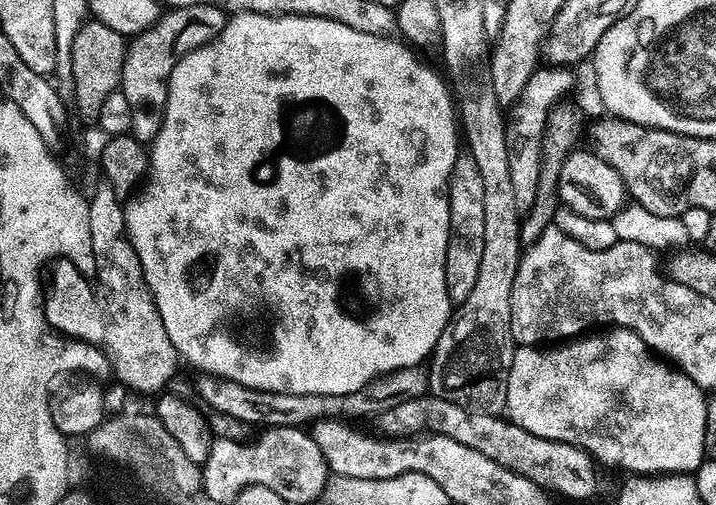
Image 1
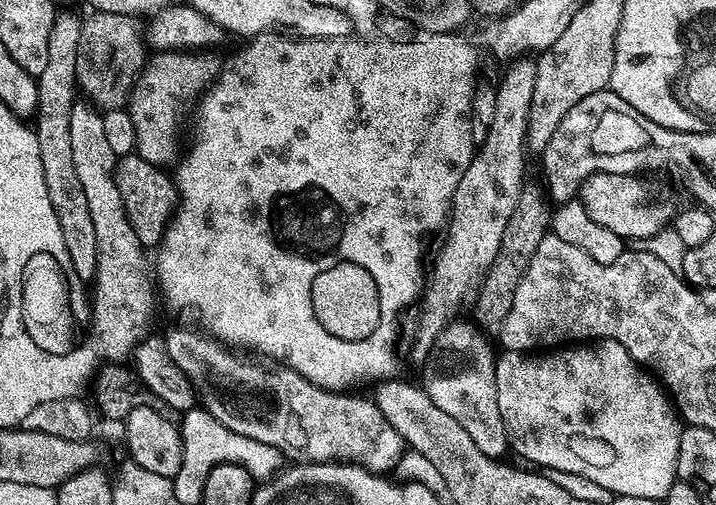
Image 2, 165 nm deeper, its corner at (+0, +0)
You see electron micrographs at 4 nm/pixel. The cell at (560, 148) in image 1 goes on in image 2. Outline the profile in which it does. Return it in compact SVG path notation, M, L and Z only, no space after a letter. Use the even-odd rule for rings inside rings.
M532 182L525 183L518 206L514 206L514 211L508 219L504 234L502 234L501 246L498 254L494 258L488 272L481 279L474 308L475 323L490 336L499 335L502 322L510 312L514 302L514 290L518 282L522 280L522 275L529 268L530 259L534 256L542 238L548 235L551 229L551 213L549 197L545 189L540 188Z

